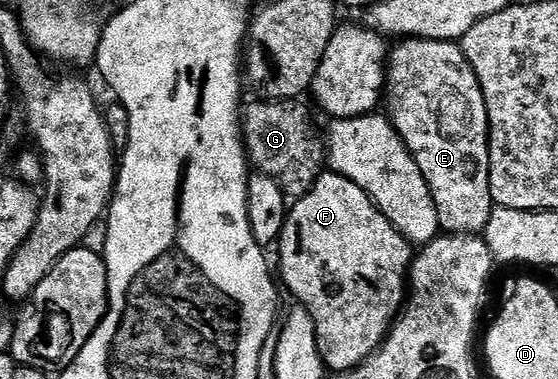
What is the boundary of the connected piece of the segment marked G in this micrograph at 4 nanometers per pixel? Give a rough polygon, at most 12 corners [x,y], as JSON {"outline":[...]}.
{"outline":[[303,101],[242,108],[250,166],[292,200],[325,171]]}

